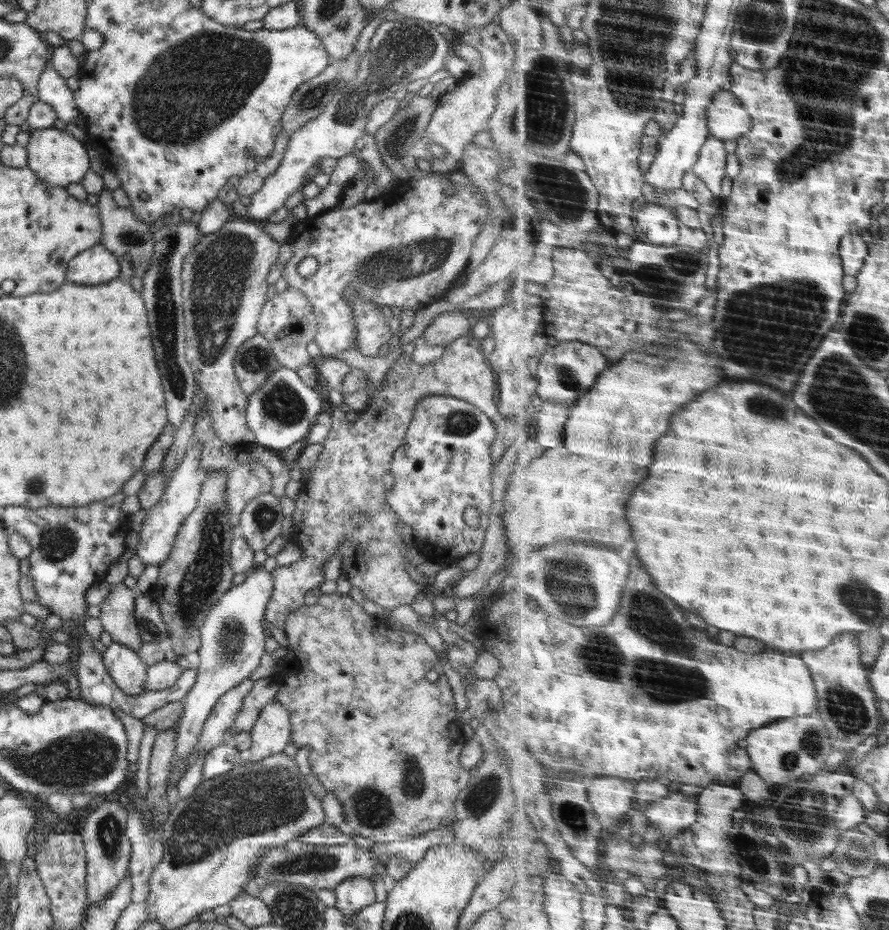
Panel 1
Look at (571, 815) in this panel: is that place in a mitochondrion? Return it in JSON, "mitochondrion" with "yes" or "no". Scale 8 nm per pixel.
{"mitochondrion":"yes"}

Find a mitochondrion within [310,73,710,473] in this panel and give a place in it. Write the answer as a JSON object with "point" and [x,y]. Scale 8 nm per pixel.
{"point":[382,269]}

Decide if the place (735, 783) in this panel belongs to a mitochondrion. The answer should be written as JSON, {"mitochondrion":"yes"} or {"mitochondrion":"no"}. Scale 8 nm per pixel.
{"mitochondrion":"no"}

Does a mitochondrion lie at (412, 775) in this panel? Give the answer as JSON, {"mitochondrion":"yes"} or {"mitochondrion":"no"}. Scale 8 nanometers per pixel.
{"mitochondrion":"yes"}

